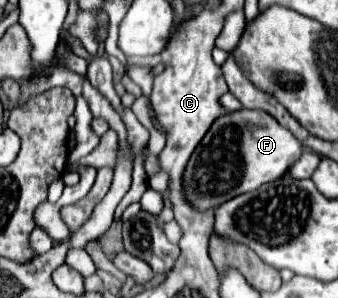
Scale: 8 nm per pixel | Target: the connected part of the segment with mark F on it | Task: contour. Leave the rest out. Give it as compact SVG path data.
M264 110L226 112L216 118L186 166L186 194L194 208L218 208L226 200L282 178L304 152L288 128Z

